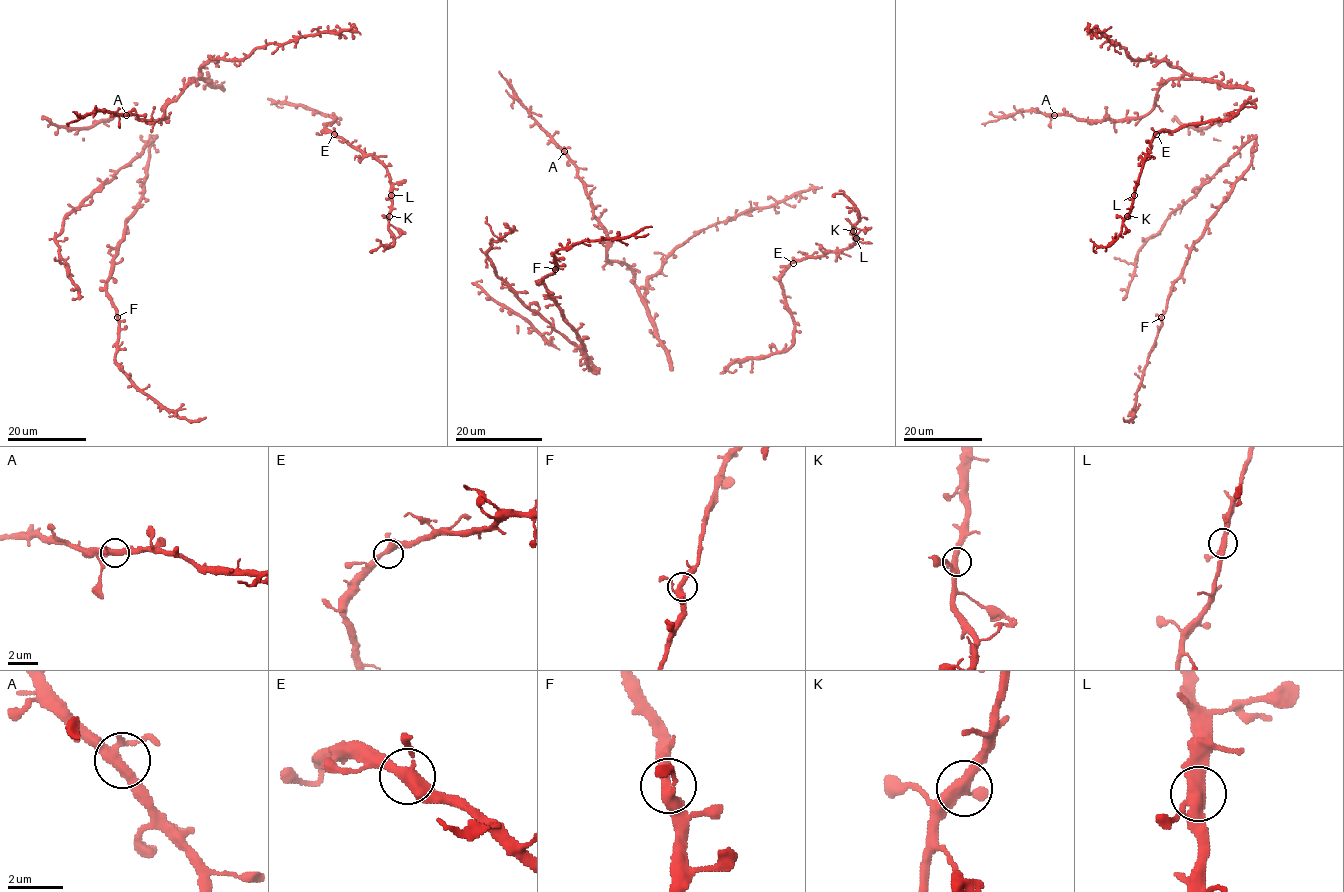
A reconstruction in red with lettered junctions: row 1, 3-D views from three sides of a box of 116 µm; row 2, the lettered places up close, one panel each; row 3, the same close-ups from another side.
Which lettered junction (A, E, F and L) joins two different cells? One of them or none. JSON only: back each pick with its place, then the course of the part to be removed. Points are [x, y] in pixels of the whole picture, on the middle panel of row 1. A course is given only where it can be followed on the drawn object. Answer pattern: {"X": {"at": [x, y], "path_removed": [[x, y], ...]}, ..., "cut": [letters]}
{"cut": []}

